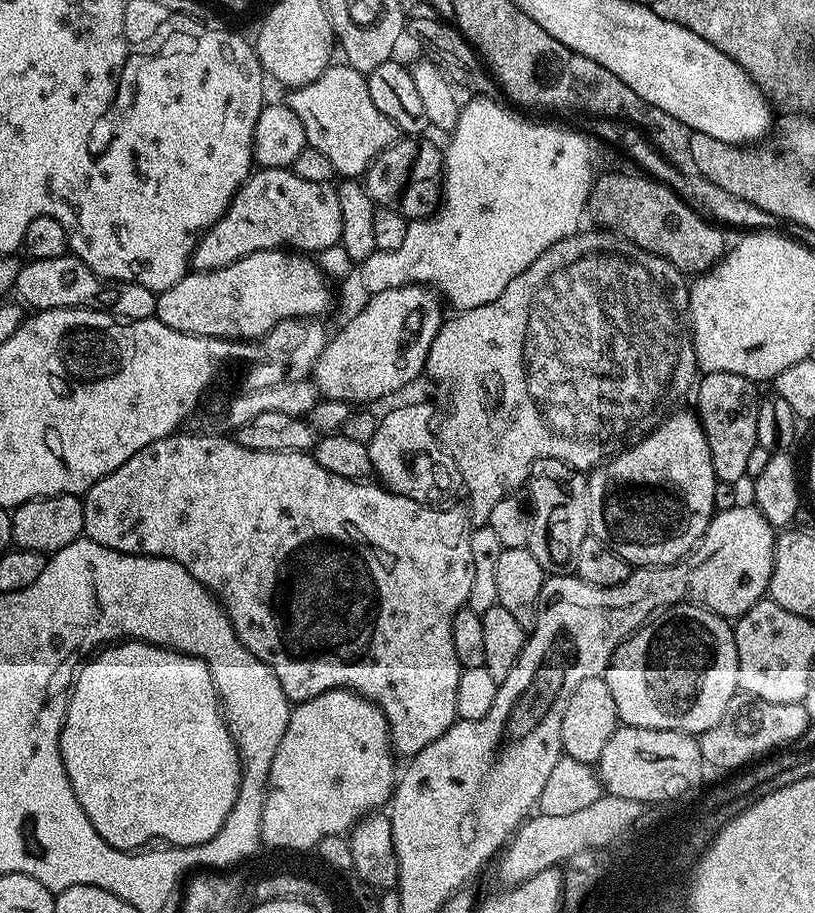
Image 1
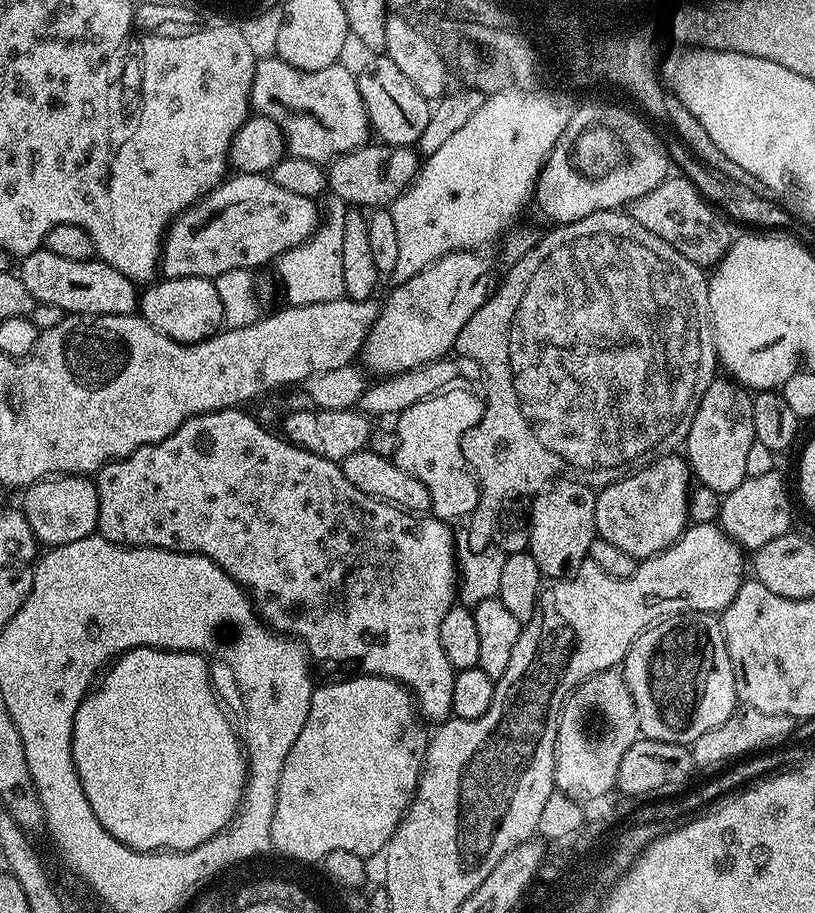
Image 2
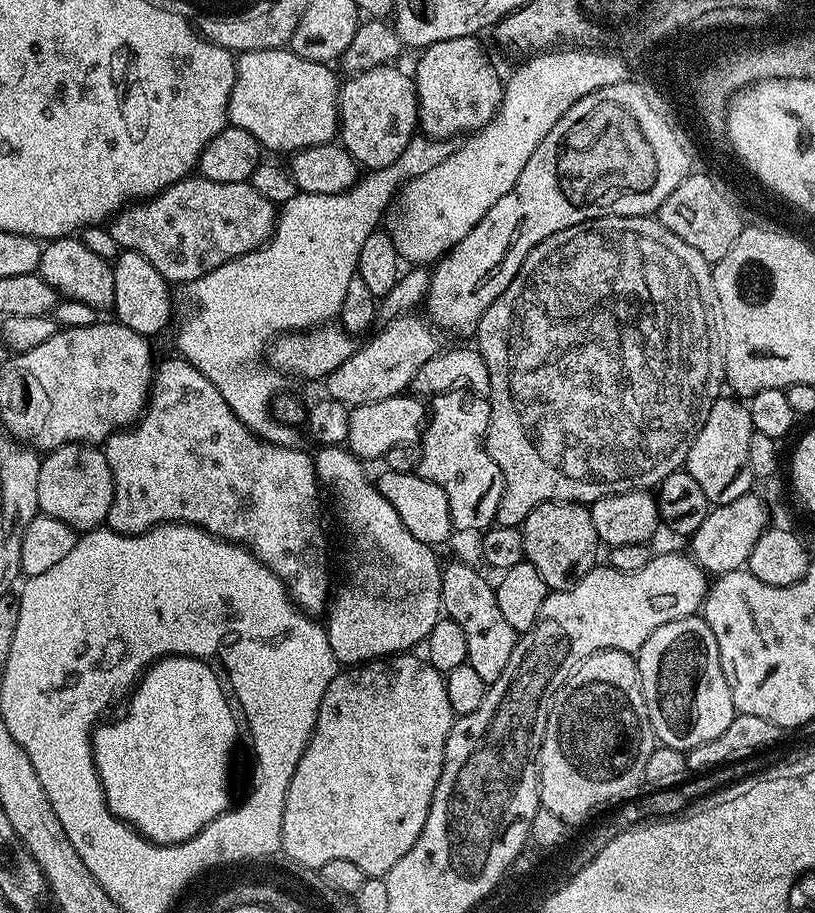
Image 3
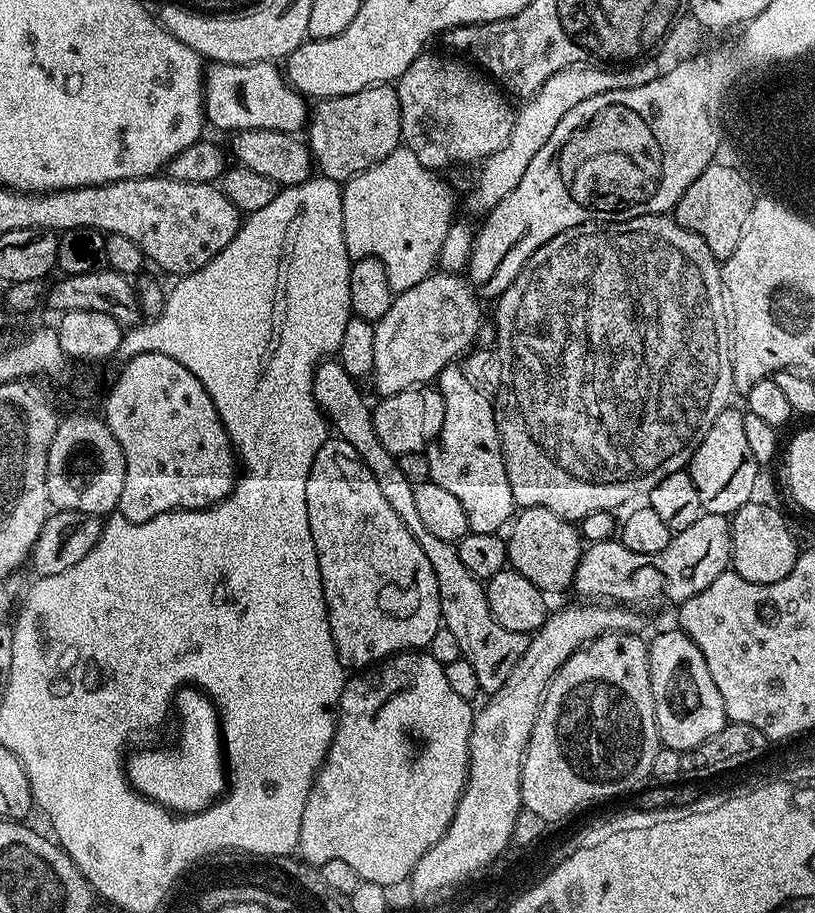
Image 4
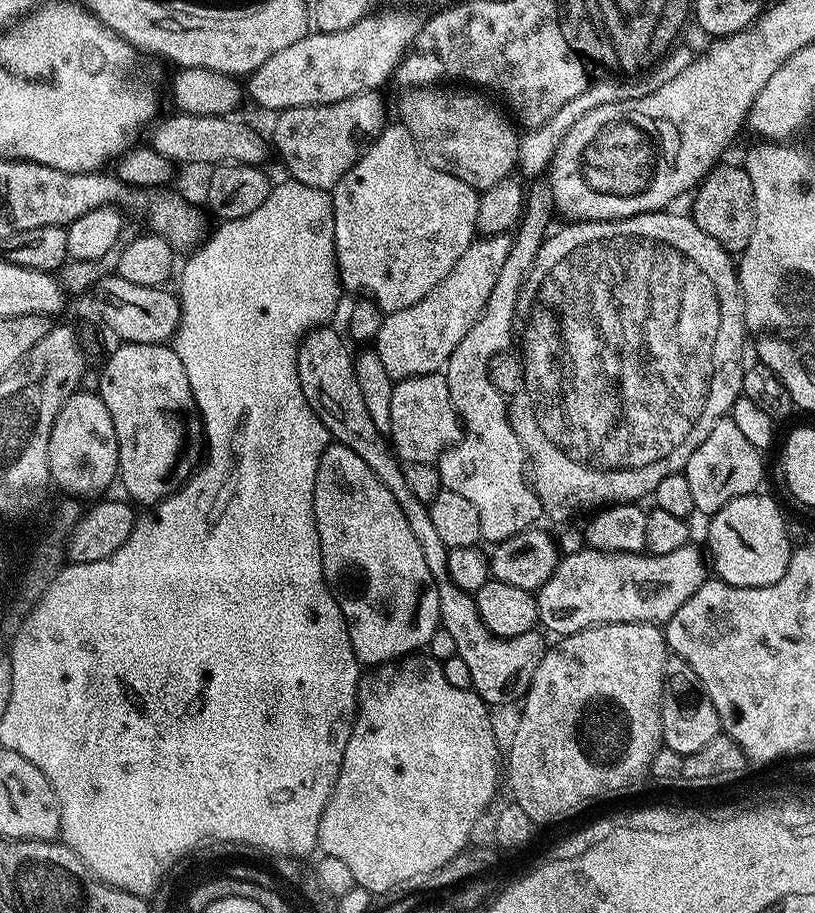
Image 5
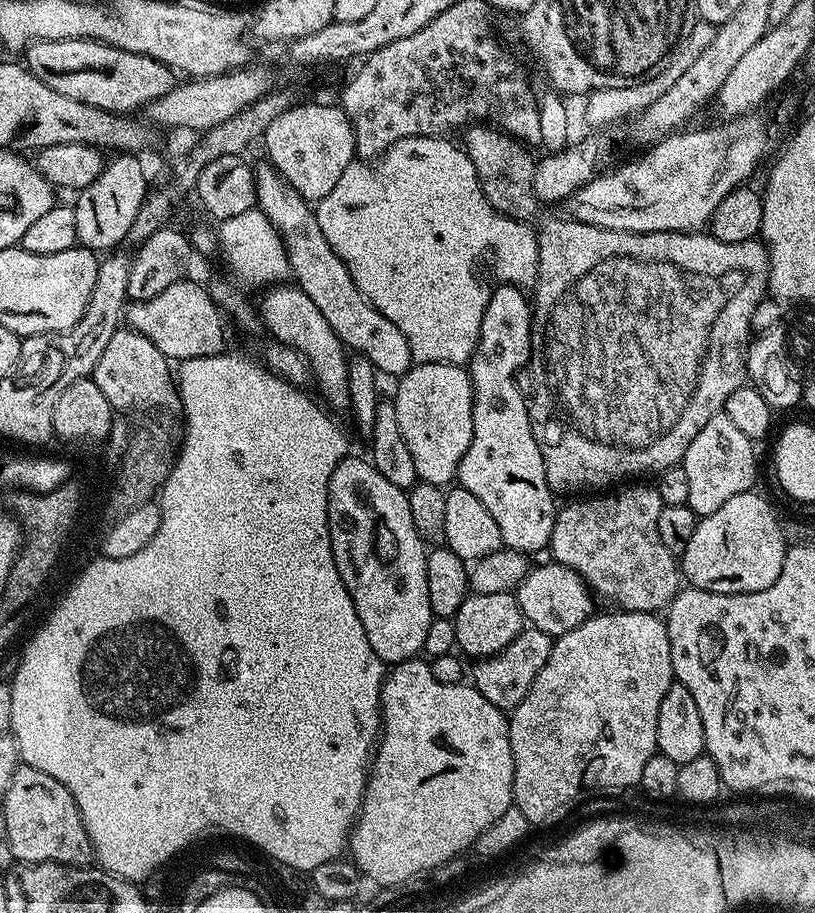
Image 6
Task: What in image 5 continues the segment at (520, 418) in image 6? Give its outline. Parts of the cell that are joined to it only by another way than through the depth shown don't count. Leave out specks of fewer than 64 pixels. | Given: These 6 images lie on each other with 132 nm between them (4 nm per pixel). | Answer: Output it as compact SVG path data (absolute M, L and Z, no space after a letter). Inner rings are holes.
M535 177L529 183L524 212L515 229L509 257L494 282L494 290L481 316L454 347L446 365L450 398L460 415L462 435L454 447L440 455L440 482L443 487L454 490L454 494L462 494L462 498L467 498L475 506L480 535L485 541L499 542L525 532L542 516L540 499L536 497L526 471L524 447L518 434L514 434L514 426L508 417L509 401L494 386L488 368L499 352L507 352L513 347L514 333L518 328L516 307L521 286L546 238L546 228L557 204L552 183L547 177Z

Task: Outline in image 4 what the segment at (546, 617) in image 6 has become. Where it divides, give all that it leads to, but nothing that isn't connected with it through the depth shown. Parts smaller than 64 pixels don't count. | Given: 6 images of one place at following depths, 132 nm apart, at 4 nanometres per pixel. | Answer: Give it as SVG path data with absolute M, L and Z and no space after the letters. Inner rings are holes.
M705 512L698 522L675 533L670 546L658 550L658 554L634 554L616 538L589 543L578 562L574 592L585 596L580 598L588 602L615 602L632 610L660 608L664 596L668 600L683 602L706 590L714 578L729 571L731 558L732 525L729 517Z

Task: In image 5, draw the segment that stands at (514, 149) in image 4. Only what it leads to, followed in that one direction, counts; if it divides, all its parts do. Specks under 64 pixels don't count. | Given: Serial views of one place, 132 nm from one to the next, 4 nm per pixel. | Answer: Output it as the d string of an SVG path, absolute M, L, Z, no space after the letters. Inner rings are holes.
M688 54L674 56L675 55L663 61L662 69L664 68L664 70L661 73L656 71L651 73L653 76L650 85L636 84L640 82L608 82L612 84L596 82L600 84L593 83L585 92L578 94L578 98L570 98L570 102L563 104L562 107L560 107L551 118L549 118L548 123L545 124L543 128L529 131L527 135L521 139L520 158L518 161L519 171L524 171L525 174L528 175L528 178L539 177L541 173L551 165L552 155L556 152L556 147L560 144L560 139L562 139L562 137L568 133L570 128L574 126L576 120L585 116L586 113L594 110L598 106L602 106L603 104L616 103L619 100L640 100L642 97L653 92L653 89L662 86L667 83L668 80L674 79L675 76L686 67L690 59Z

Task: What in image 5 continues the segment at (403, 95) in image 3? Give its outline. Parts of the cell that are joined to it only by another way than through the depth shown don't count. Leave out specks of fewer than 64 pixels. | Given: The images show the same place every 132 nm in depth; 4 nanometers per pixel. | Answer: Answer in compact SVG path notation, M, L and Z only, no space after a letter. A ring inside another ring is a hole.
M373 90L338 102L286 108L279 113L272 128L272 140L281 162L288 167L287 175L306 186L325 190L335 188L386 126L384 100L380 95Z

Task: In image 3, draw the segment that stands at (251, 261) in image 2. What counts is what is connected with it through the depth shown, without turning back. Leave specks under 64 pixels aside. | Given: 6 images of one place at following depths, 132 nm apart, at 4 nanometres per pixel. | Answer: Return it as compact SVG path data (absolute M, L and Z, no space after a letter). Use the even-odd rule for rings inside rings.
M196 174L171 184L147 203L133 202L121 208L111 217L110 231L114 234L114 242L118 242L121 249L142 254L150 266L162 274L164 280L173 285L187 286L234 258L253 252L255 248L263 248L276 229L277 215L277 205L262 198L251 182L210 182Z

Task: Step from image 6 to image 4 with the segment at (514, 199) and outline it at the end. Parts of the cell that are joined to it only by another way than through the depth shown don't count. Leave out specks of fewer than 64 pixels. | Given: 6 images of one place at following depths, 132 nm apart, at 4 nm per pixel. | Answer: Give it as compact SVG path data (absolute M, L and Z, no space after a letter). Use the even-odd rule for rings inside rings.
M425 50L394 84L400 103L403 147L414 150L418 162L433 170L456 163L479 165L502 150L516 121L516 112L508 105L509 97L483 71L456 60Z

